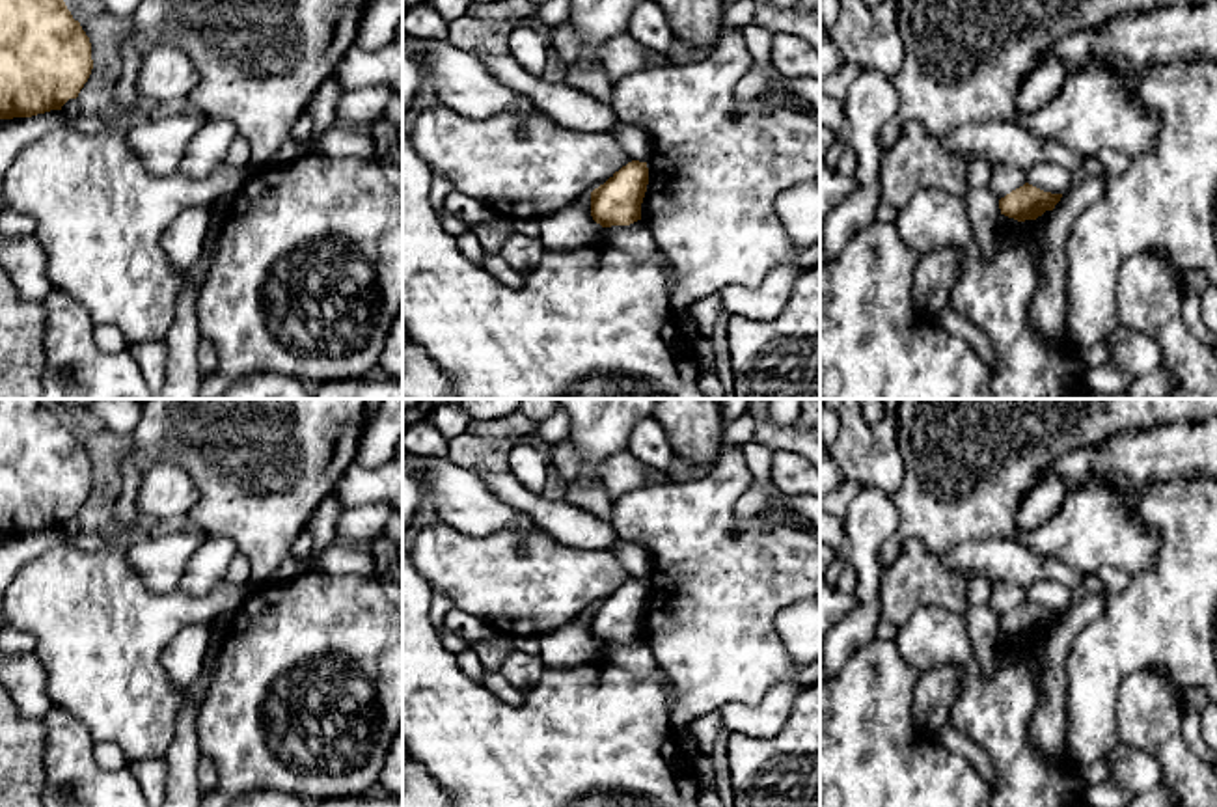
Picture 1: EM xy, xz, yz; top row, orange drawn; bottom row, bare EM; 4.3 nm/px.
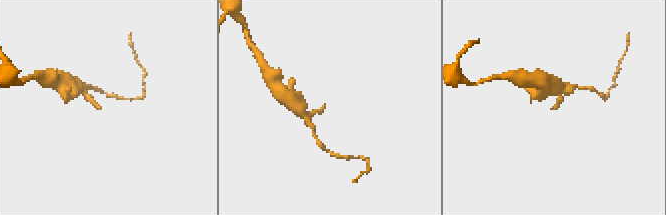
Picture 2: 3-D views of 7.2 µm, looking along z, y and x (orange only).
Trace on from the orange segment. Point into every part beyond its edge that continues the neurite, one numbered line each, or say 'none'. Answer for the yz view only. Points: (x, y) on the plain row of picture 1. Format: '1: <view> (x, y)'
none

